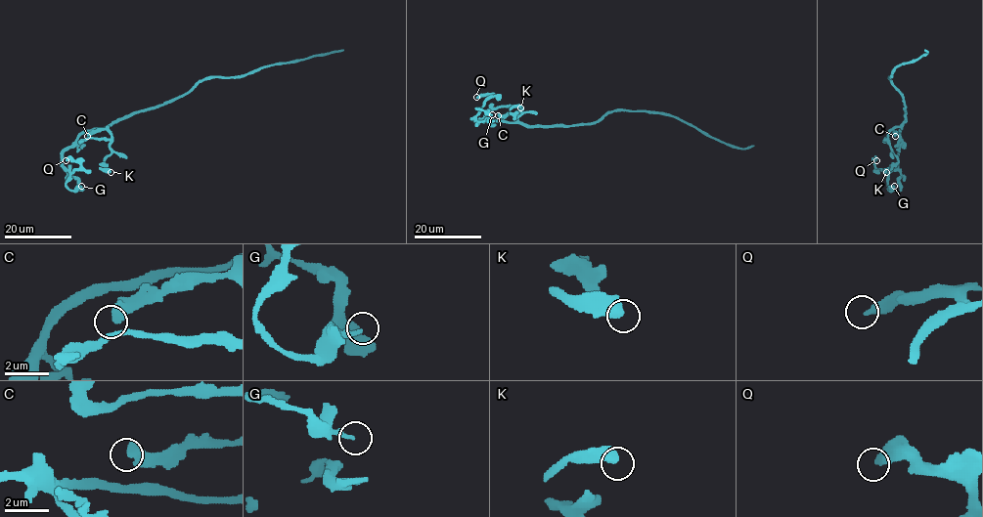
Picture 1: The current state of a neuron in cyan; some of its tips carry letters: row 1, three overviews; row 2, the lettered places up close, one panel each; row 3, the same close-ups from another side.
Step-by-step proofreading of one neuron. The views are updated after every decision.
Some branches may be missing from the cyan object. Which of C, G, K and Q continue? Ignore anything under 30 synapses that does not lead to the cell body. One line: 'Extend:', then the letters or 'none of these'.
Extend: none of these

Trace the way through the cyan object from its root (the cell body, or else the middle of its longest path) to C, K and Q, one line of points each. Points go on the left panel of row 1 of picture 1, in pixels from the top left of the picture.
C: (175, 97), (124, 115), (105, 129), (97, 129), (87, 136)
K: (175, 97), (124, 115), (108, 127), (111, 152), (99, 168), (111, 172)
Q: (175, 97), (124, 115), (108, 127), (85, 130), (62, 157), (69, 172), (80, 167), (66, 160)

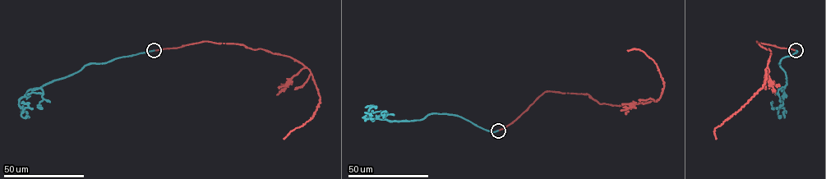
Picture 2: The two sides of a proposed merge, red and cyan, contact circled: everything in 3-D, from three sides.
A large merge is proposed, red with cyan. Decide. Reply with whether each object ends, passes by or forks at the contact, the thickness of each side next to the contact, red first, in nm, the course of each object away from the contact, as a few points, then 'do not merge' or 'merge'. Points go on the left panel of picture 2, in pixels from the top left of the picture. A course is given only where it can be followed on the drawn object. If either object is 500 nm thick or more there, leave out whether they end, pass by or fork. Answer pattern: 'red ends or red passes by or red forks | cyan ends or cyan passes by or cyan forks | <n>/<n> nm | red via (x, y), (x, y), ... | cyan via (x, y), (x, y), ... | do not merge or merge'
red ends | cyan ends | 200/190 nm | red via (154, 50), (209, 41), (242, 43), (297, 61), (308, 68), (312, 75), (320, 103), (312, 117), (283, 139) | cyan via (154, 50), (103, 63), (89, 63), (67, 76), (30, 89), (19, 99), (22, 108), (28, 106), (20, 103) | merge

